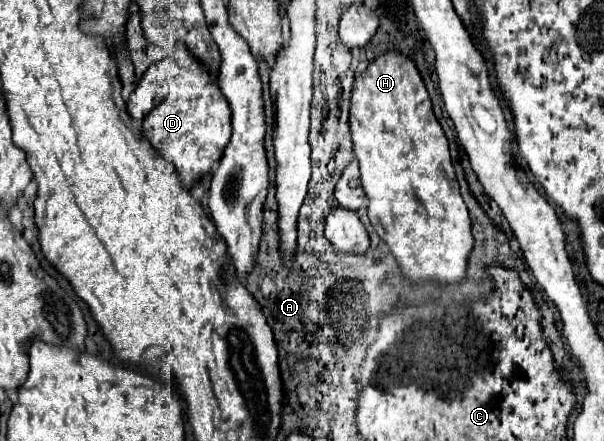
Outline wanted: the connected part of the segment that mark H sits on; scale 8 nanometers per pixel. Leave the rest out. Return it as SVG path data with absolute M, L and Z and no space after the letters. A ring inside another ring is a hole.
M390 51L370 61L362 75L352 83L348 123L354 155L360 163L362 187L368 197L368 219L400 263L404 279L438 279L440 283L458 283L466 273L466 261L474 245L472 223L458 191L448 139L432 111L428 91L414 61L400 51Z

